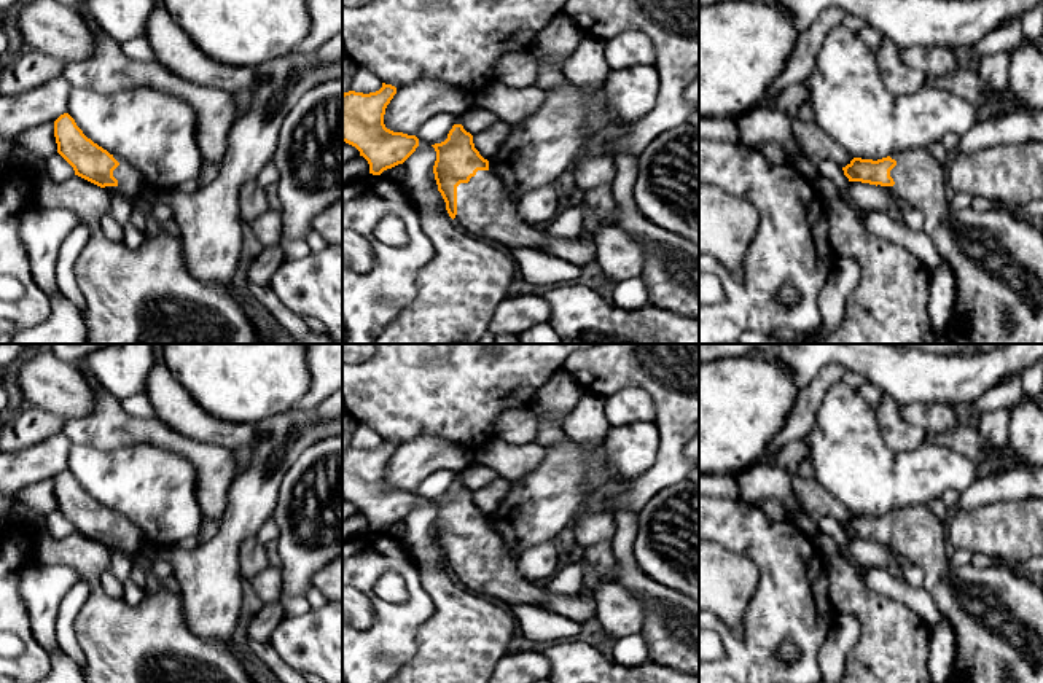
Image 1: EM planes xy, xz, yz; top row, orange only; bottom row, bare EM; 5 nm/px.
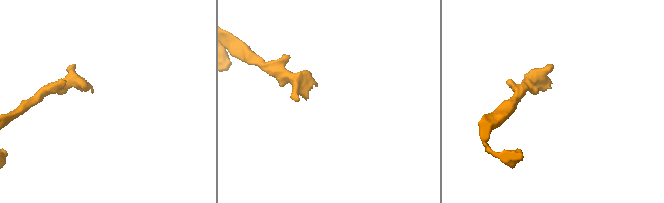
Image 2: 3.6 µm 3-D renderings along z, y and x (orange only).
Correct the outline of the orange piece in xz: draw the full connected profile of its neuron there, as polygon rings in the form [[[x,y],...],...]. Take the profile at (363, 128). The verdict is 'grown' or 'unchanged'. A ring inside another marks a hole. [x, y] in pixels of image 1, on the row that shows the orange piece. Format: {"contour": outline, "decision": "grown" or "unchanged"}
{"contour": [[[385,83],[376,92],[342,94],[342,142],[360,151],[373,175],[403,164],[419,146],[416,135],[393,132],[384,124],[385,108],[395,94],[396,88]]], "decision": "unchanged"}

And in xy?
{"contour": [[[68,113],[54,121],[54,137],[57,153],[73,167],[75,175],[100,186],[110,196],[131,201],[145,191],[139,170],[88,139]]], "decision": "grown"}

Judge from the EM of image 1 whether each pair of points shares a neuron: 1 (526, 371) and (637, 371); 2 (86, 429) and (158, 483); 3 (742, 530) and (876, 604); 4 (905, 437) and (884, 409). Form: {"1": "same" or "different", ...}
{"1": "different", "2": "different", "3": "different", "4": "same"}

